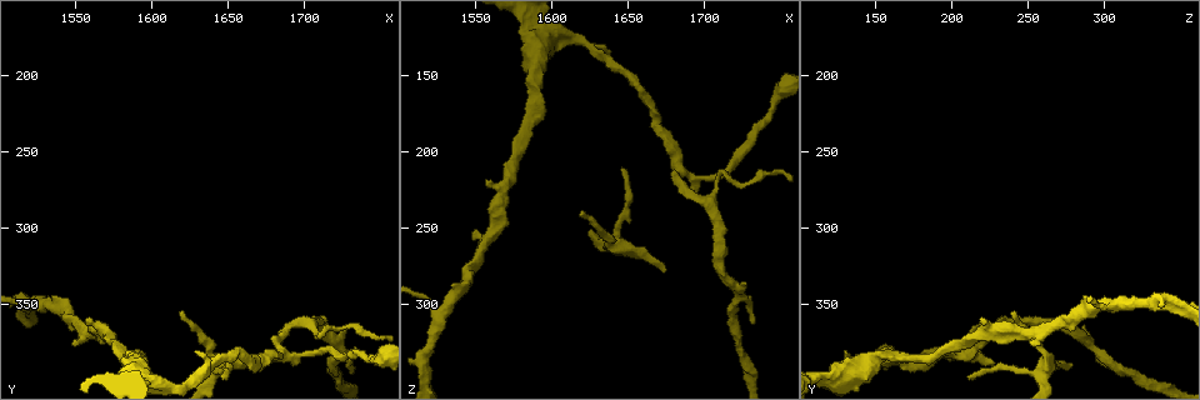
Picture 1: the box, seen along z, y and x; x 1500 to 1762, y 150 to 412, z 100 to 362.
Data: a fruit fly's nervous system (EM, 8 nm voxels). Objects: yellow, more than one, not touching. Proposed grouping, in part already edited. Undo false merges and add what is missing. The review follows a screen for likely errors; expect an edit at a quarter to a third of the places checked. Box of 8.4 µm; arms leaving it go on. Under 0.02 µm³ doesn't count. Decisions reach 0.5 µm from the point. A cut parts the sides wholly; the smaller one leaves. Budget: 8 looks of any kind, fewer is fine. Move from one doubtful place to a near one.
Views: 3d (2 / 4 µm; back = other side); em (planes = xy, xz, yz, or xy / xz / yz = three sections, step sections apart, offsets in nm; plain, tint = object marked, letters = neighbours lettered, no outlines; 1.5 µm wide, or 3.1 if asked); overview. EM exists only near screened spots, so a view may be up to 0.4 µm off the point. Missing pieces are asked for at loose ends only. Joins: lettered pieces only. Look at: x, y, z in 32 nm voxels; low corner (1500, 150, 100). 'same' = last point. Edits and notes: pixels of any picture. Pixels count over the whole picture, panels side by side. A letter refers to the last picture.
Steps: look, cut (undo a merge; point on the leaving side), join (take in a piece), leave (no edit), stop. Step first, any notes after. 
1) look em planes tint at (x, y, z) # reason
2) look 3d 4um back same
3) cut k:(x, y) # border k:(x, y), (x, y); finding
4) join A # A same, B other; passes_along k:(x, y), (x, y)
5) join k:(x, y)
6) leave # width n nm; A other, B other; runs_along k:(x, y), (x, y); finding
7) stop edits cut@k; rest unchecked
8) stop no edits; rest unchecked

look em planes letters at (1628, 380, 128) # an open end

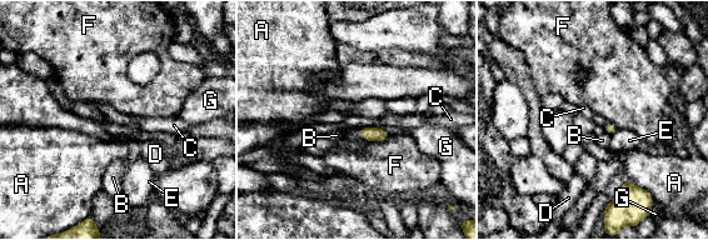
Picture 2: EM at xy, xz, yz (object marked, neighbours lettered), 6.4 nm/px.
leave # A other, B other, C other, D other, E other, F other, G other; none of them fits

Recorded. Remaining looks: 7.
look em planes letters at (1646, 398, 210) # an open end

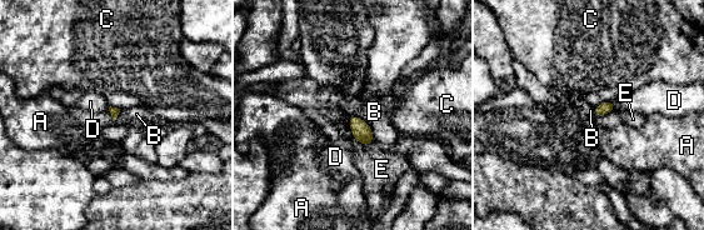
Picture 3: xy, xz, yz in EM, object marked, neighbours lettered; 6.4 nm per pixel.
leave # longest_contact B 220 nm; A other, B other, C other, D other, E other; no lettered piece goes on from it

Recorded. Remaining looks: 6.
look em planes letters at (1674, 388, 278) # branch stops here

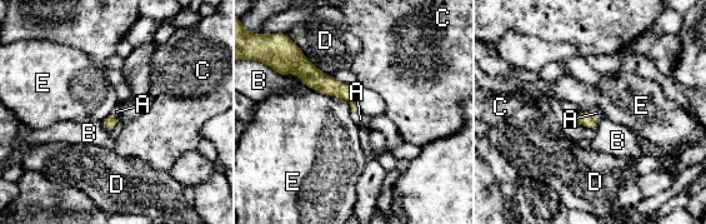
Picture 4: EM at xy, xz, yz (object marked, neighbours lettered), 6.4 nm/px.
join A # A same, B other, C other, D other, E other; it goes on there

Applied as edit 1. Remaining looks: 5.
stop edits join@4; rest unchecked

